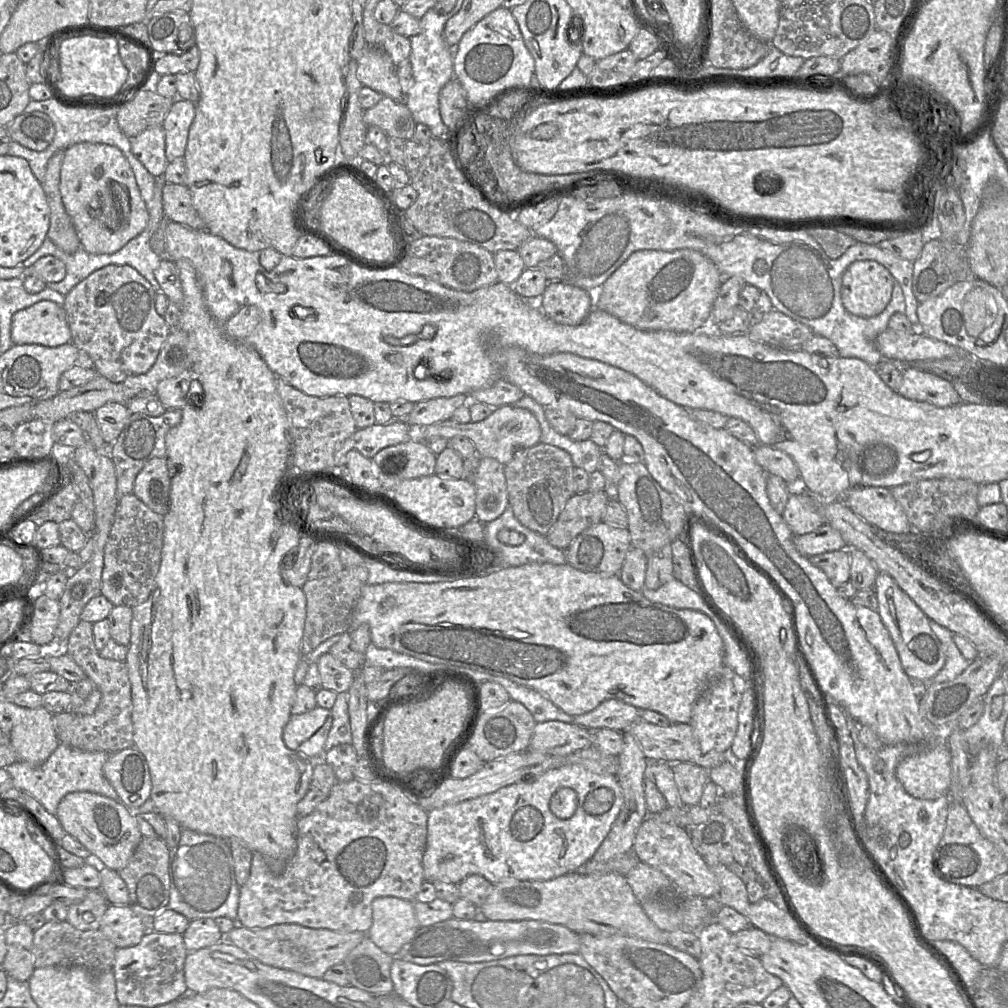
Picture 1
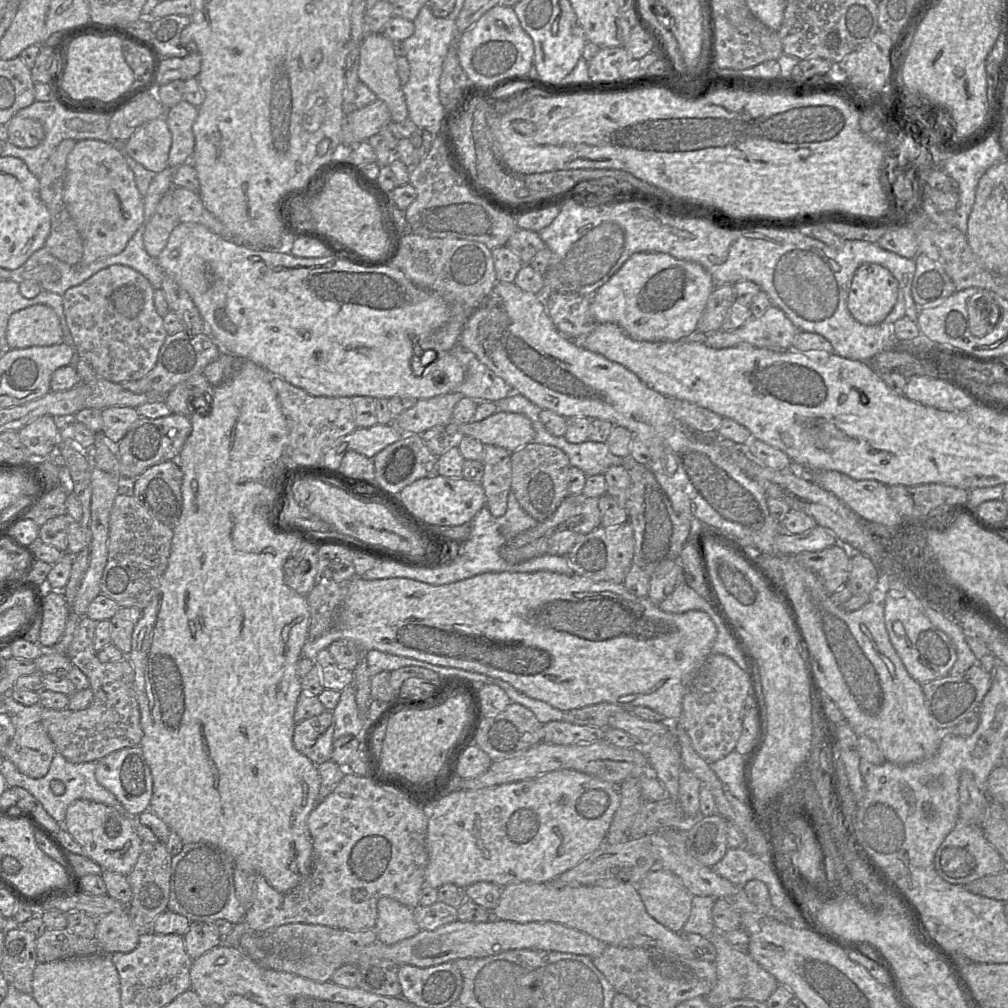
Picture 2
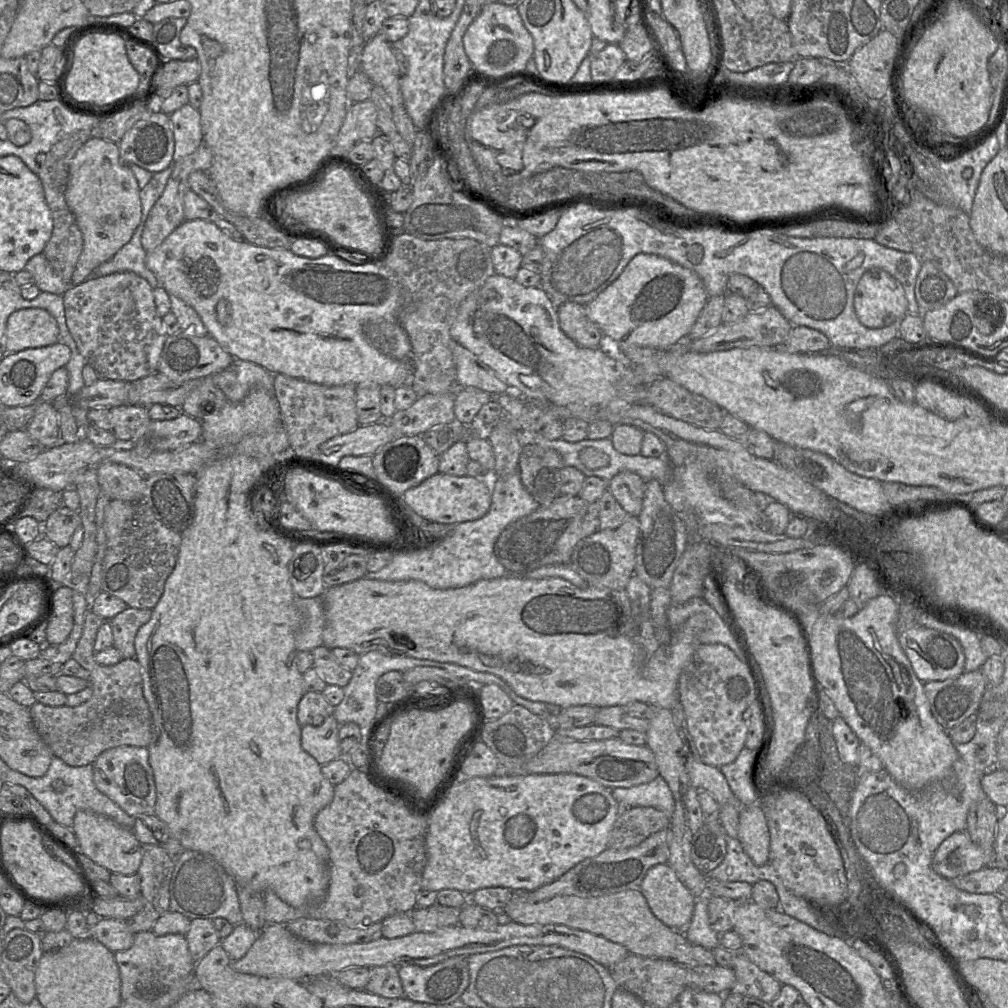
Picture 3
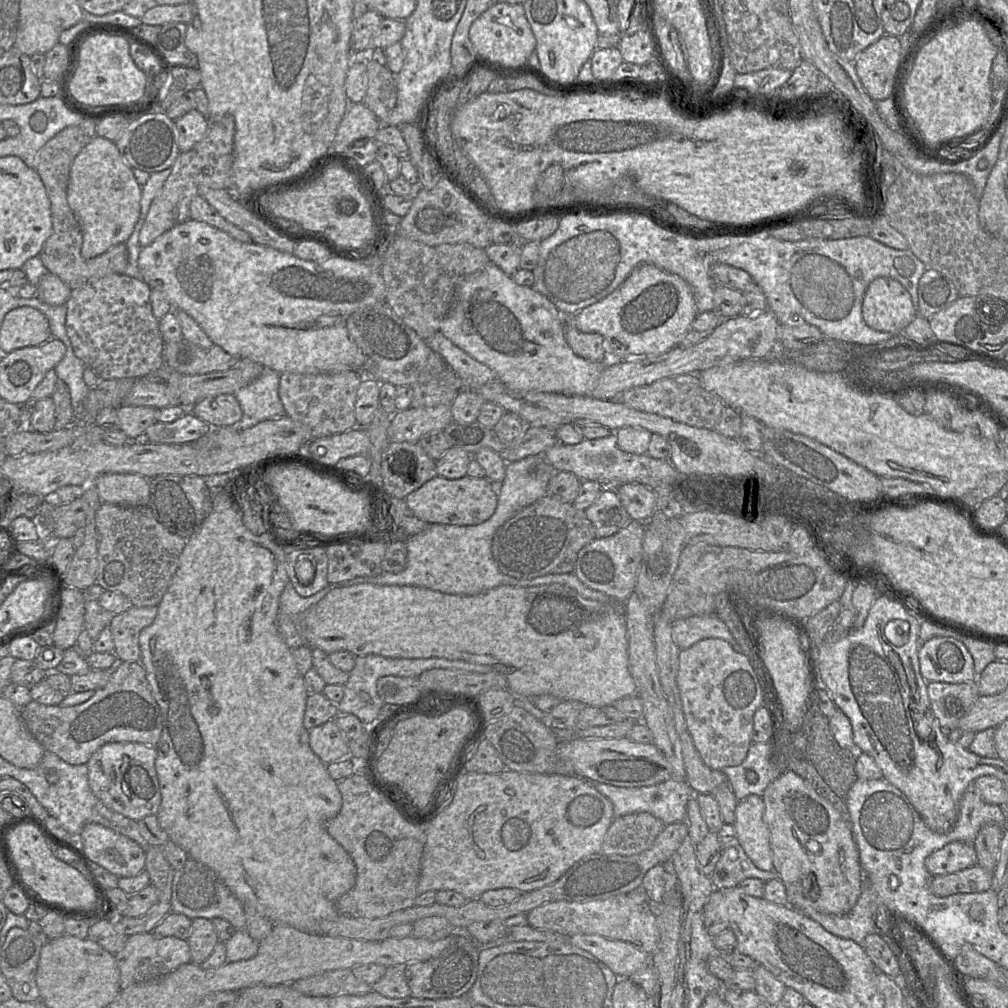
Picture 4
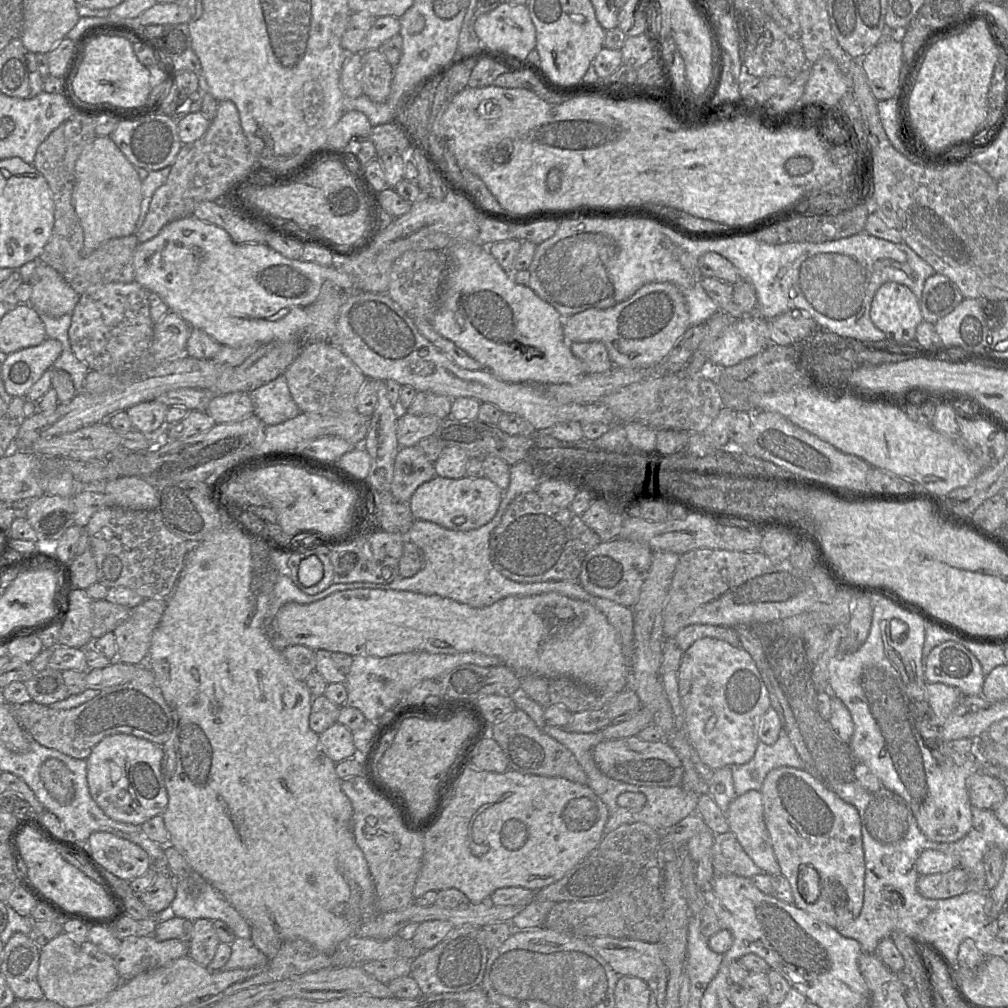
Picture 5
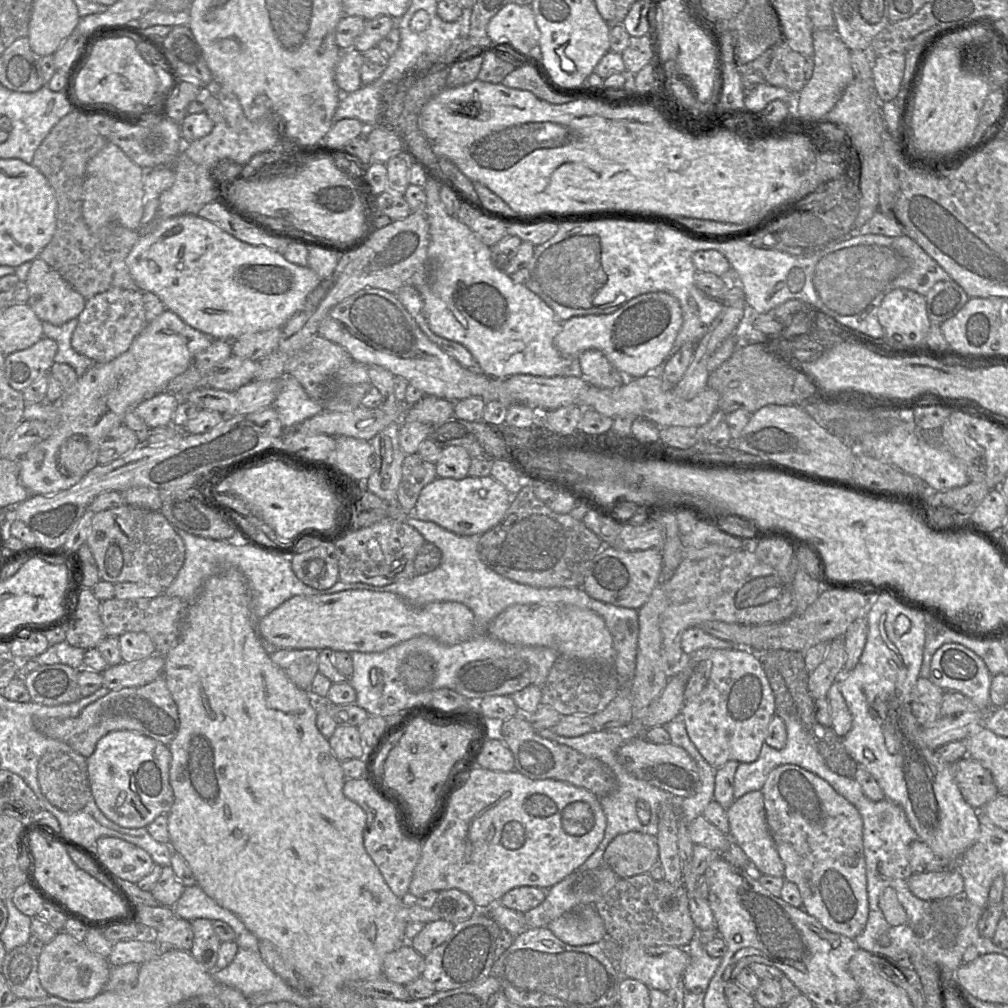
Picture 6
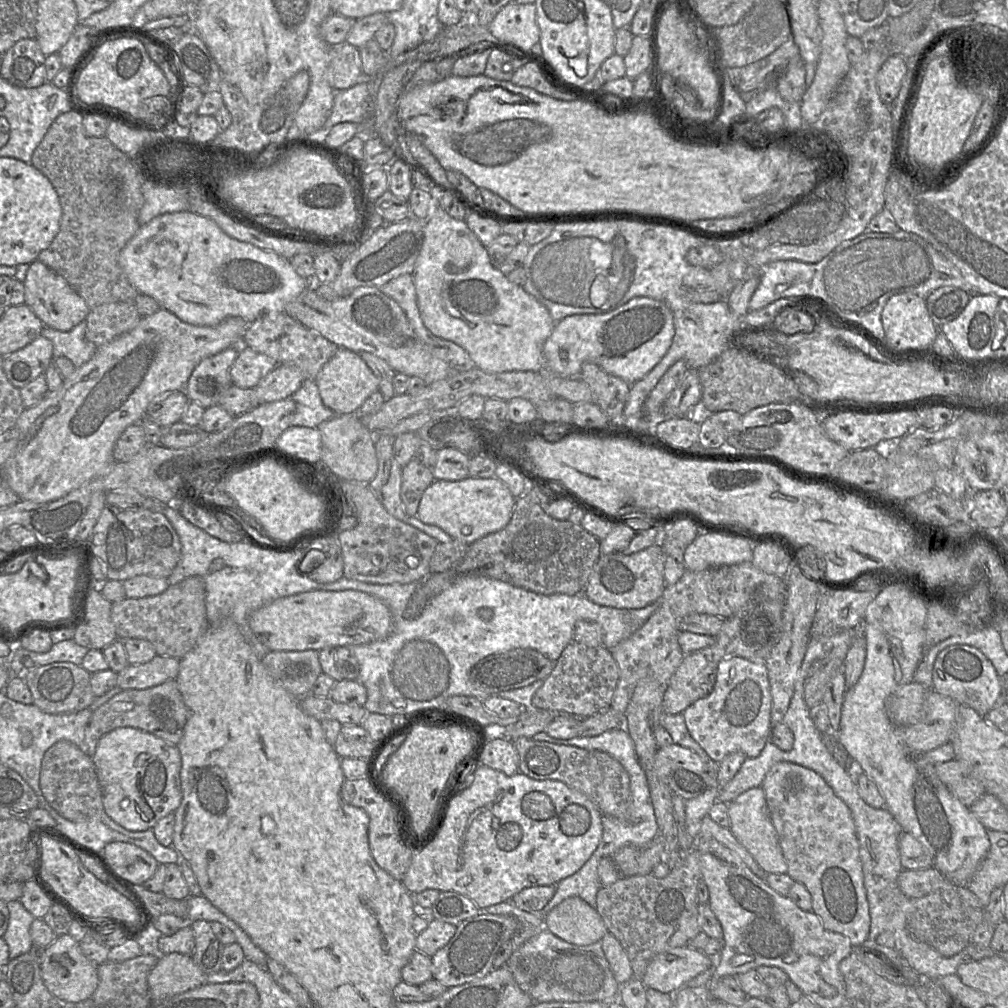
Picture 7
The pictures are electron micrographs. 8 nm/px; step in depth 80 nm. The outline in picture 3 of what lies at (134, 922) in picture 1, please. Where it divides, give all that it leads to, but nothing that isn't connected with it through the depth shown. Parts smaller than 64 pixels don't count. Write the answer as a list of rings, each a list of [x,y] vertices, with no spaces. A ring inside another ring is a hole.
[[[102,918],[92,927],[92,937],[112,952],[129,949],[135,934],[127,926],[126,920],[115,918]]]

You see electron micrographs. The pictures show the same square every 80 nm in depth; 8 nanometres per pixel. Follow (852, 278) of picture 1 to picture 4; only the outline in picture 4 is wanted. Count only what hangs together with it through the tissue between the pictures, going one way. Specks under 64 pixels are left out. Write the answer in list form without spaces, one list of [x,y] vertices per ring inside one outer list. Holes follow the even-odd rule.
[[[878,277],[868,285],[862,302],[862,318],[870,328],[901,334],[916,316],[911,296],[899,281]]]

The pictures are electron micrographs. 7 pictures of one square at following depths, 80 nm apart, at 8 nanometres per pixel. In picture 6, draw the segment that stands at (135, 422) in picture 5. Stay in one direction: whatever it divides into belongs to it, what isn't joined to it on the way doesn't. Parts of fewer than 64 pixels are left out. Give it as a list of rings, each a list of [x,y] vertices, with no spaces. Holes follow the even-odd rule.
[[[163,392],[142,401],[132,410],[152,429],[171,424],[180,401],[178,396]]]

